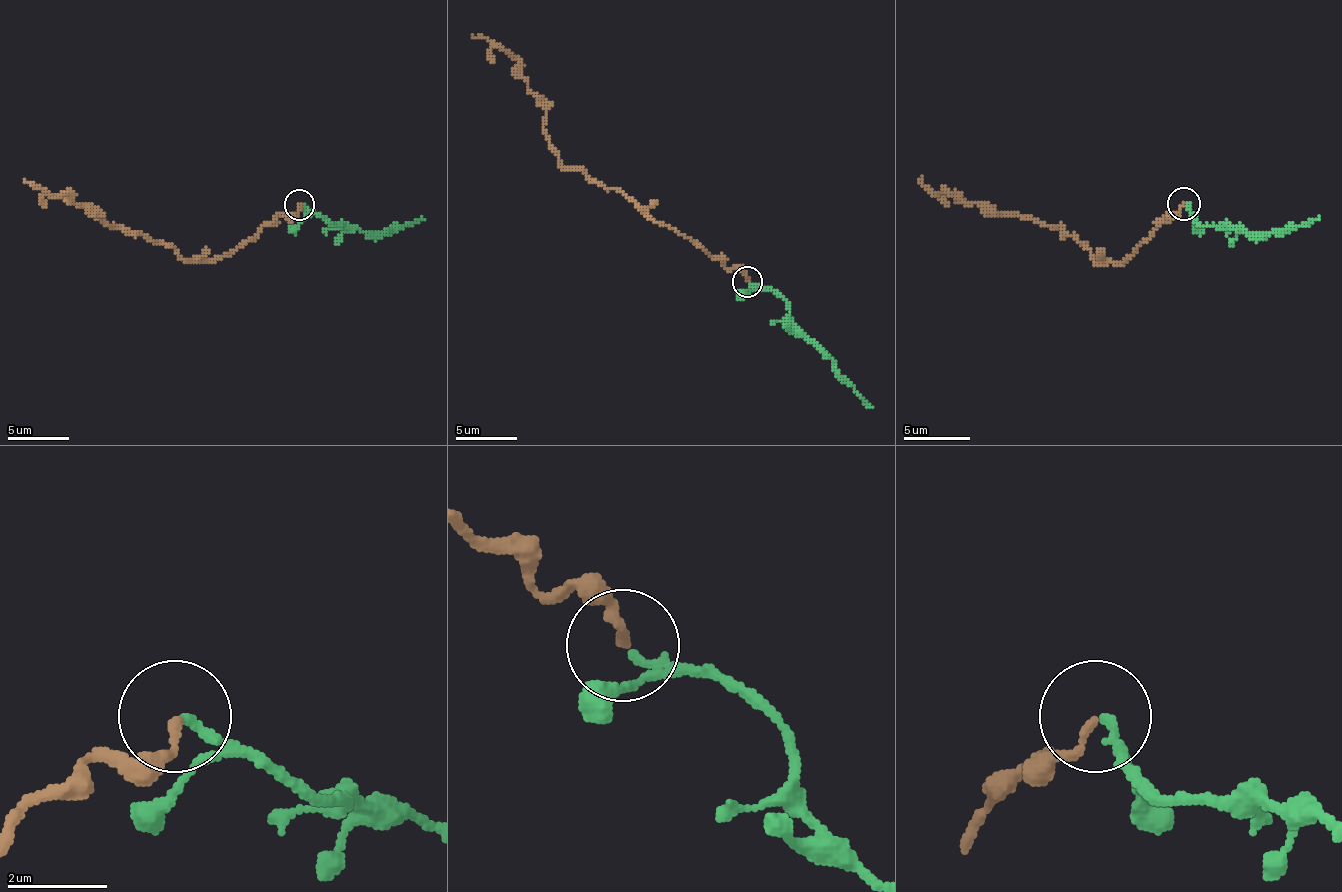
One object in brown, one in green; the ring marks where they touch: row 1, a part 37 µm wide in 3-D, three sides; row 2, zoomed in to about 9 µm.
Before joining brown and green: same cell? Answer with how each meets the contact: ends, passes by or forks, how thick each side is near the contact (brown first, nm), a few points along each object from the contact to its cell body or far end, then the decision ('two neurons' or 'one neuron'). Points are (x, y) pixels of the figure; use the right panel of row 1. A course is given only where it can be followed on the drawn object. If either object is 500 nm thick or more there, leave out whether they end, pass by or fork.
brown ends | green ends | 160/170 nm | brown via (1183, 202), (1124, 262), (1097, 262), (1058, 226), (1018, 216), (995, 216), (975, 202), (932, 193), (919, 179) | green via (1186, 202), (1190, 212), (1203, 226), (1289, 232), (1319, 219) | one neuron

